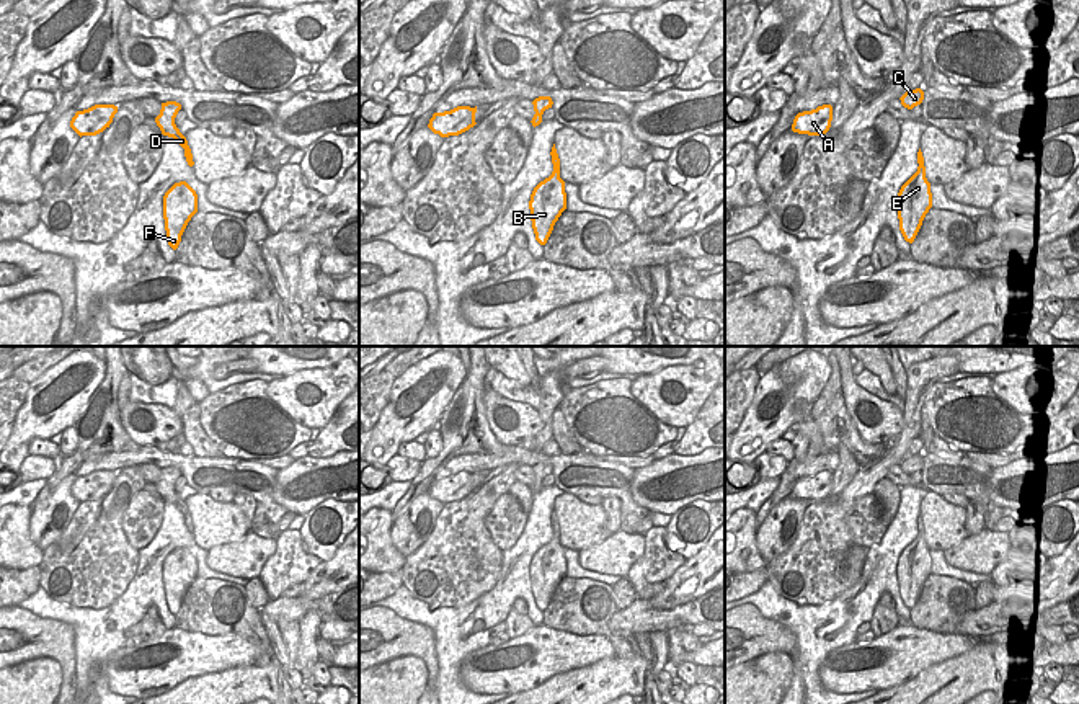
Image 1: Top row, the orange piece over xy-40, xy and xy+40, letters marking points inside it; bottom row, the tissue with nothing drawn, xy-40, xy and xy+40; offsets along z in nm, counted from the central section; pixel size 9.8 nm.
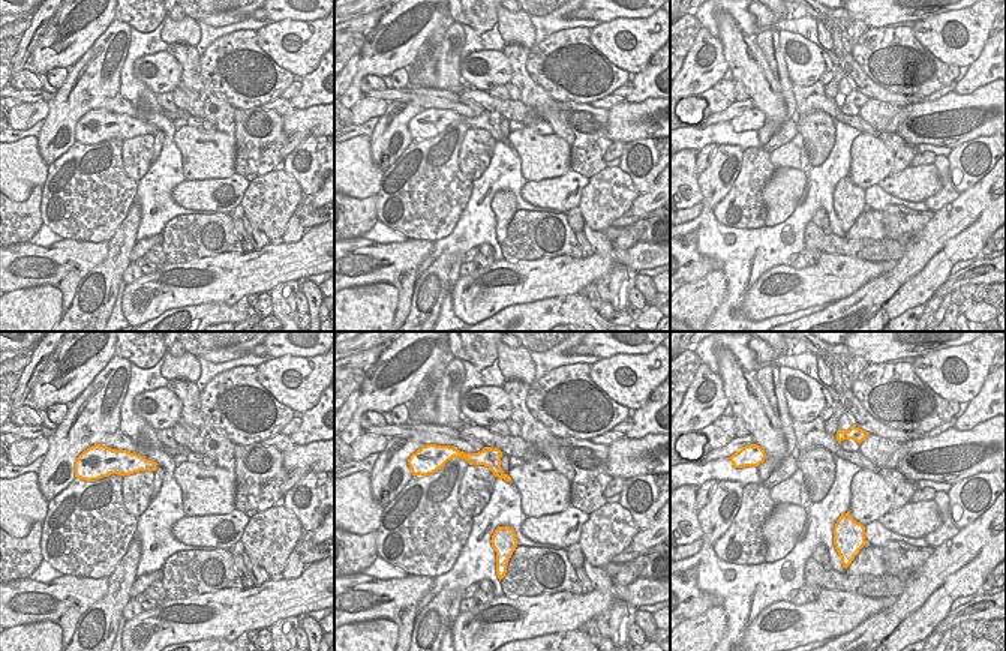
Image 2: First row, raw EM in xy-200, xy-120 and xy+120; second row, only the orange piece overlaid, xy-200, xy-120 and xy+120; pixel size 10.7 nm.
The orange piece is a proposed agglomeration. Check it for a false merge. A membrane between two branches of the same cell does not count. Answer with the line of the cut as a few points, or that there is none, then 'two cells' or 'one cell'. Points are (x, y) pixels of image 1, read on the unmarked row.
no cut; one cell

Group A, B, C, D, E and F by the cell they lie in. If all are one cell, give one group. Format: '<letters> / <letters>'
A B C D E F

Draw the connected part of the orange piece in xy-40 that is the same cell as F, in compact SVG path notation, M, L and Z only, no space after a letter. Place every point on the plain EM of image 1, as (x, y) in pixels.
M175 549L163 562L163 585L168 611L176 616L181 601L191 586L191 583L198 578L198 560L186 549Z

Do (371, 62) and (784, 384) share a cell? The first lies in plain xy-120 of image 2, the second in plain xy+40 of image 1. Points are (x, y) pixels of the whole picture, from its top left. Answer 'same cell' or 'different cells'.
same cell

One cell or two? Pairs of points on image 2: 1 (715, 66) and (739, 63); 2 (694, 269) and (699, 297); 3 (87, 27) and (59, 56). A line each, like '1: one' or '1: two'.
1: two
2: two
3: one

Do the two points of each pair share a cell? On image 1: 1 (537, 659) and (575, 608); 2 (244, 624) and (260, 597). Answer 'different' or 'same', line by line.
1: different
2: different

